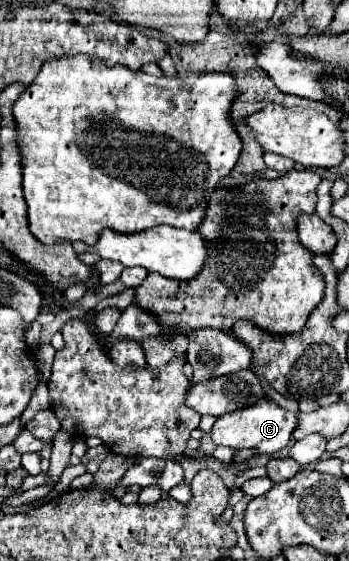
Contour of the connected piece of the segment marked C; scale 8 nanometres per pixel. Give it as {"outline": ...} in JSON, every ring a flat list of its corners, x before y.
{"outline":[[264,398,248,408,240,408,236,412,220,416,212,428,212,440,218,446,232,446,236,450,252,448,258,454,274,454,288,446,292,432,296,430,296,420,298,420,296,412,288,412,274,404,272,400]]}

